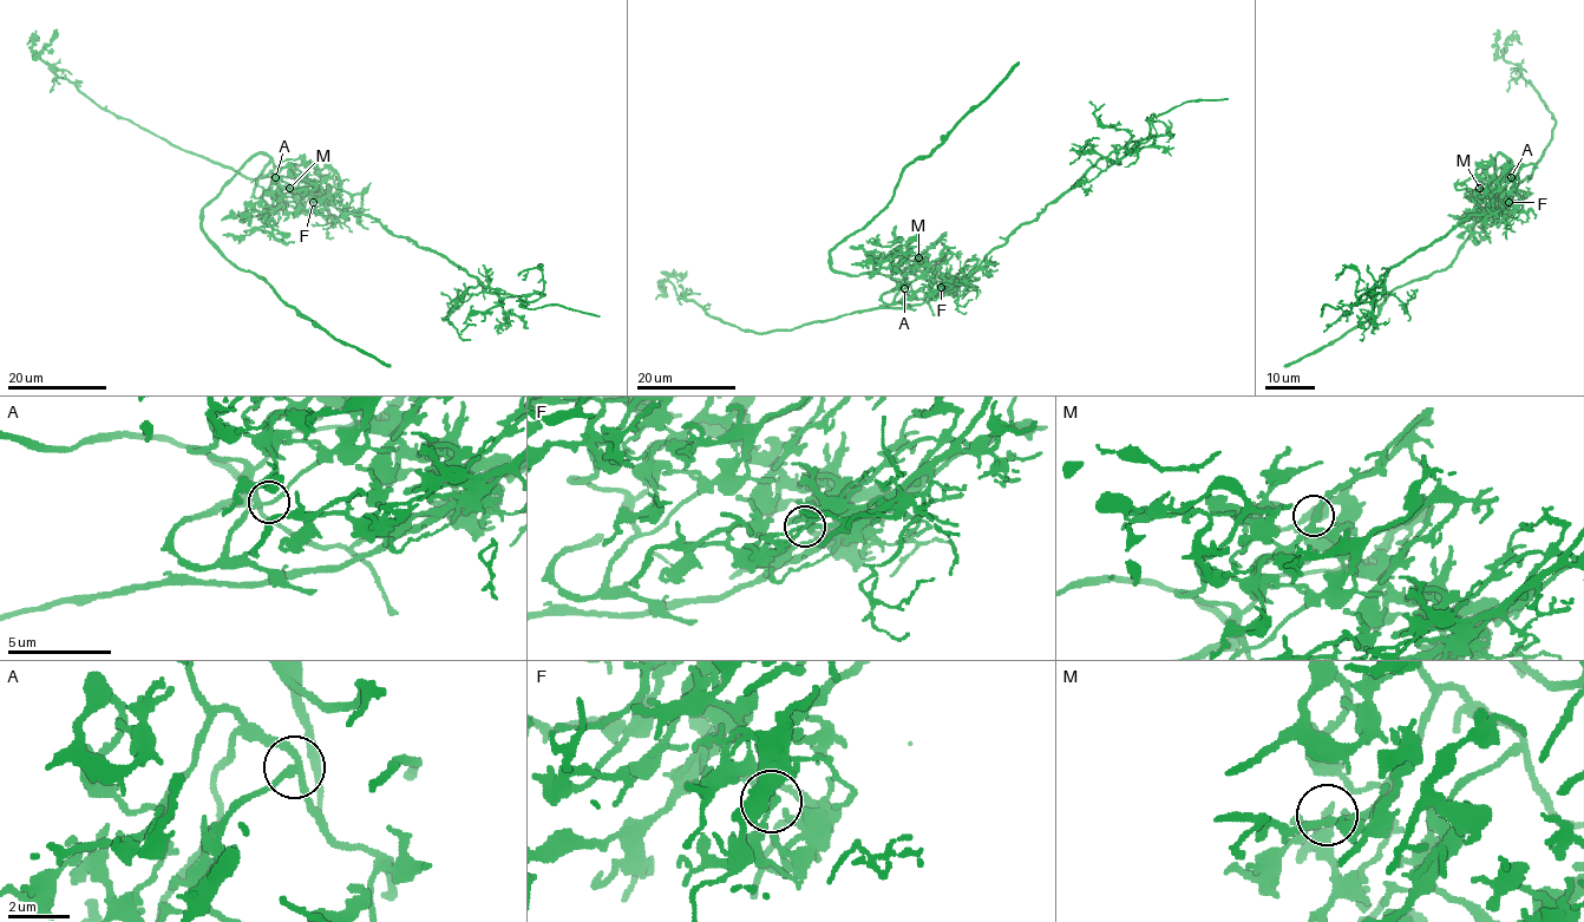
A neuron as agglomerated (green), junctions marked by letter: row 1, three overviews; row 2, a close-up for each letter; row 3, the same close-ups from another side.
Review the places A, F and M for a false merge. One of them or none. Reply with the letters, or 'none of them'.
F

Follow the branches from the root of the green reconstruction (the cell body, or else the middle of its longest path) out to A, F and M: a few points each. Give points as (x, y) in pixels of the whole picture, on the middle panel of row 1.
A: (925, 299), (916, 300), (896, 288), (885, 292), (882, 300), (890, 303), (904, 288)
F: (925, 299), (949, 289), (951, 282), (947, 278), (944, 283), (949, 280), (953, 283), (942, 287)
M: (925, 299), (951, 287), (947, 278), (935, 274), (951, 255), (944, 254), (927, 263), (918, 257)

